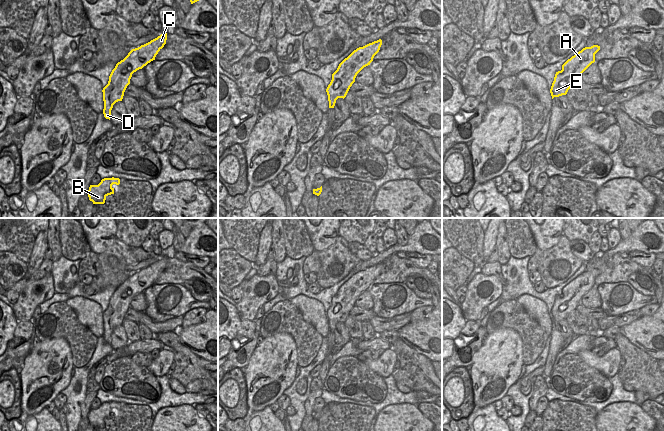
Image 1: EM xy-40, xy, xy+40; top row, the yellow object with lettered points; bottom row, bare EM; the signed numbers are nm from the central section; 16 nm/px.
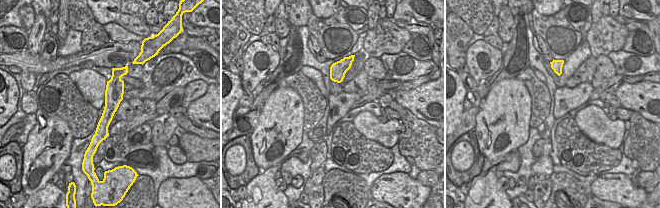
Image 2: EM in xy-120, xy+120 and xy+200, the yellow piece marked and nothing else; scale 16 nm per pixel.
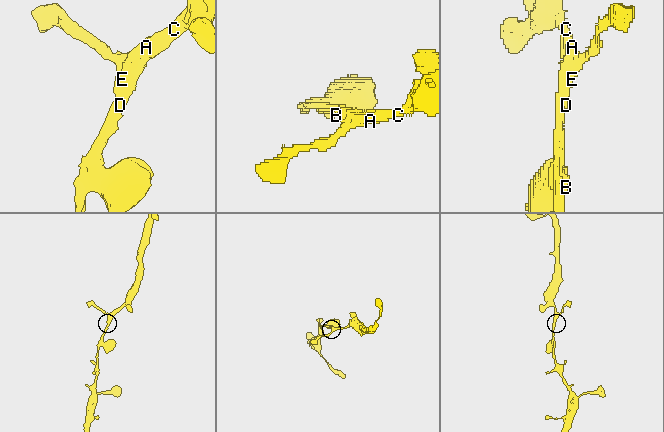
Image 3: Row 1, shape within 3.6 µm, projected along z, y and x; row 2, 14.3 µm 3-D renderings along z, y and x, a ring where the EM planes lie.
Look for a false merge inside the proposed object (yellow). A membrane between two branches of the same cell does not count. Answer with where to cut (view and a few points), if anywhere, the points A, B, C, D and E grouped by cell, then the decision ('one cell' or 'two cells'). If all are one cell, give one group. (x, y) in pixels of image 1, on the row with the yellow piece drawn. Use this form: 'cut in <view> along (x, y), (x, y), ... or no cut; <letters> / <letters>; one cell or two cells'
no cut; A B C D E; one cell

